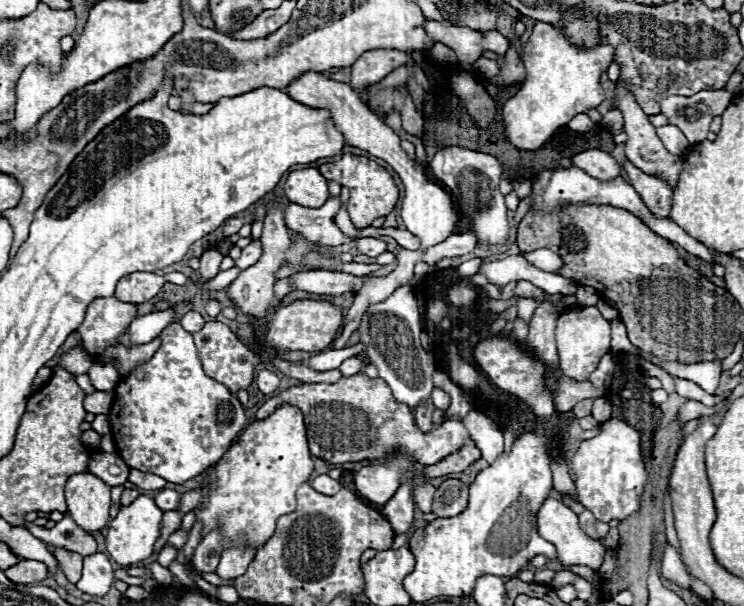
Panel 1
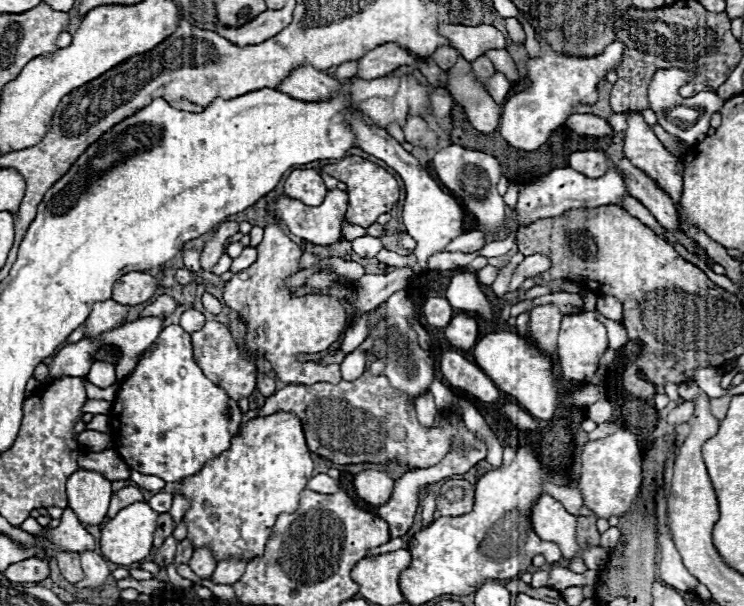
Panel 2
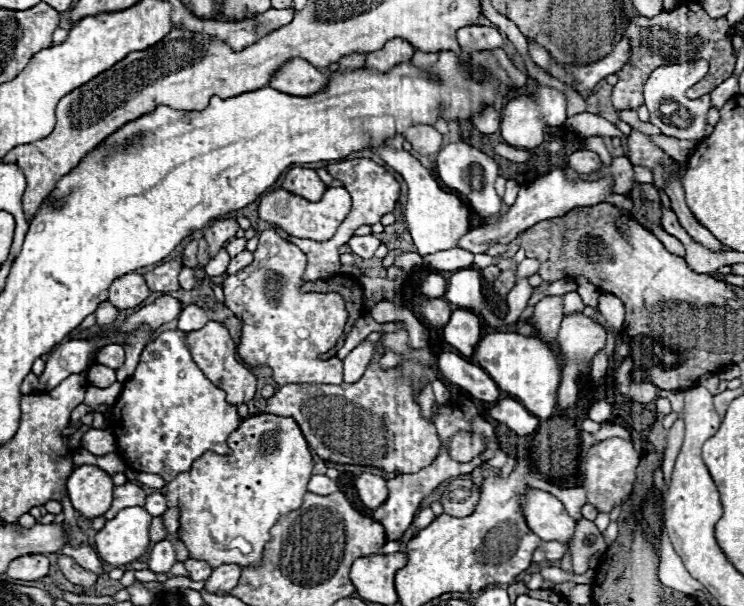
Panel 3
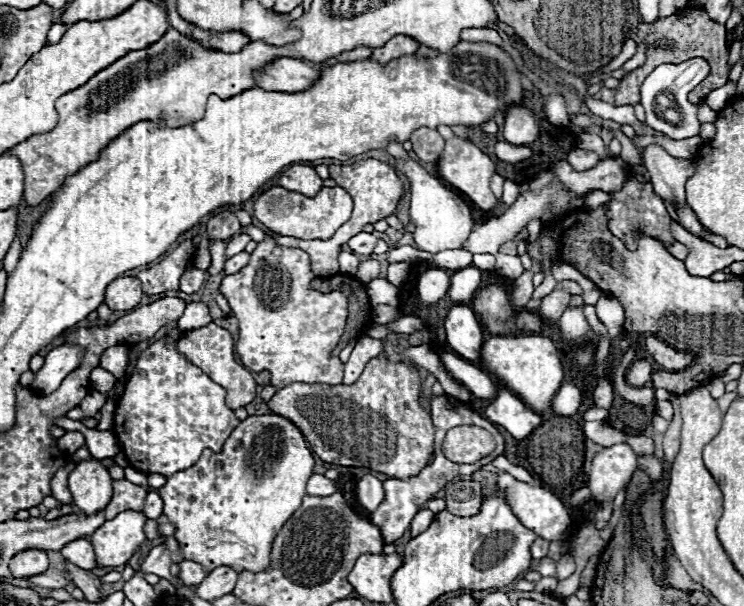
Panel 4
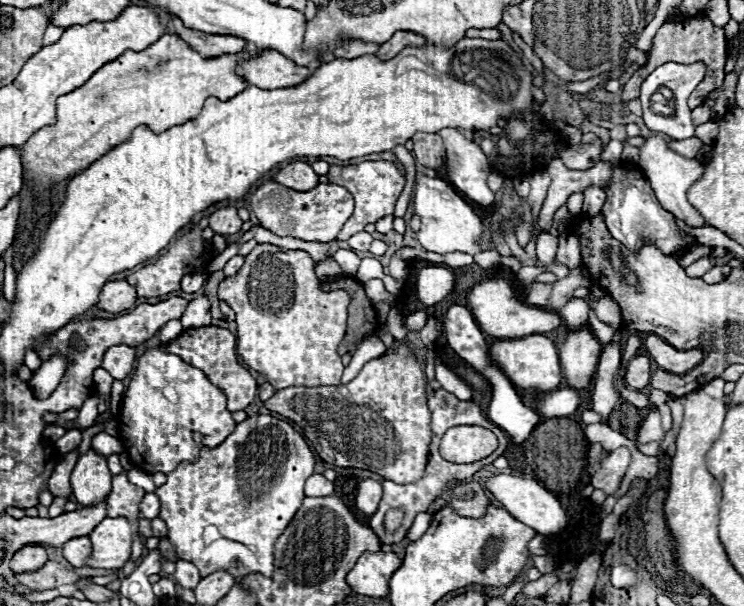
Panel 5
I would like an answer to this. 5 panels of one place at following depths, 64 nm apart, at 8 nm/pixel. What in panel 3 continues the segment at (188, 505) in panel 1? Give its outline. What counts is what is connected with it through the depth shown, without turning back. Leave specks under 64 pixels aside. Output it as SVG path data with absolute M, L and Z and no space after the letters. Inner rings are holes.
M170 508L170 510L164 512L164 524L166 524L166 528L168 528L170 534L178 530L178 526L180 526L178 518L180 518L180 510L178 508Z

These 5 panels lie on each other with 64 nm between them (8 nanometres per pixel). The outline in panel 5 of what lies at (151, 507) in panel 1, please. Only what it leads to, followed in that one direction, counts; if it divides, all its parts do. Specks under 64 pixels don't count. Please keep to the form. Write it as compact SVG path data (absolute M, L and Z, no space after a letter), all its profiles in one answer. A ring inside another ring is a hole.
M104 518L88 536L92 540L92 554L86 564L90 568L120 570L130 560L134 536L140 536L138 524L140 518Z

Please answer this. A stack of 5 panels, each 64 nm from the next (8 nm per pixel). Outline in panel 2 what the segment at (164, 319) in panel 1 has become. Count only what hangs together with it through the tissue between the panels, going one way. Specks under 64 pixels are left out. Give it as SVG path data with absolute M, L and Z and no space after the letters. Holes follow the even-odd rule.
M146 316L134 322L126 322L118 330L102 336L102 344L114 344L122 348L124 356L121 356L115 366L119 382L122 382L134 370L140 354L158 338L158 334L162 332L162 324L164 324L164 318Z

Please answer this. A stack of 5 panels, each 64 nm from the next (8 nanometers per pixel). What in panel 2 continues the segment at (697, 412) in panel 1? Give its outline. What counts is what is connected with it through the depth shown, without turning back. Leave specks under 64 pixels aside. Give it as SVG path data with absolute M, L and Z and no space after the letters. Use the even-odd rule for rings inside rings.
M685 401L668 414L667 422L670 424L685 423L692 417L692 412L694 412L694 403Z

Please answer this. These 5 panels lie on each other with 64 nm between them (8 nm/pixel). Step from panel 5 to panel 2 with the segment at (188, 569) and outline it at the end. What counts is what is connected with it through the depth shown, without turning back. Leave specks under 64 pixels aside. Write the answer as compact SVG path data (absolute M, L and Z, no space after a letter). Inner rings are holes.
M196 548L196 550L194 550L194 556L192 556L192 560L190 560L188 566L190 566L200 578L210 578L212 572L214 572L214 568L216 568L216 560L214 560L210 548Z

